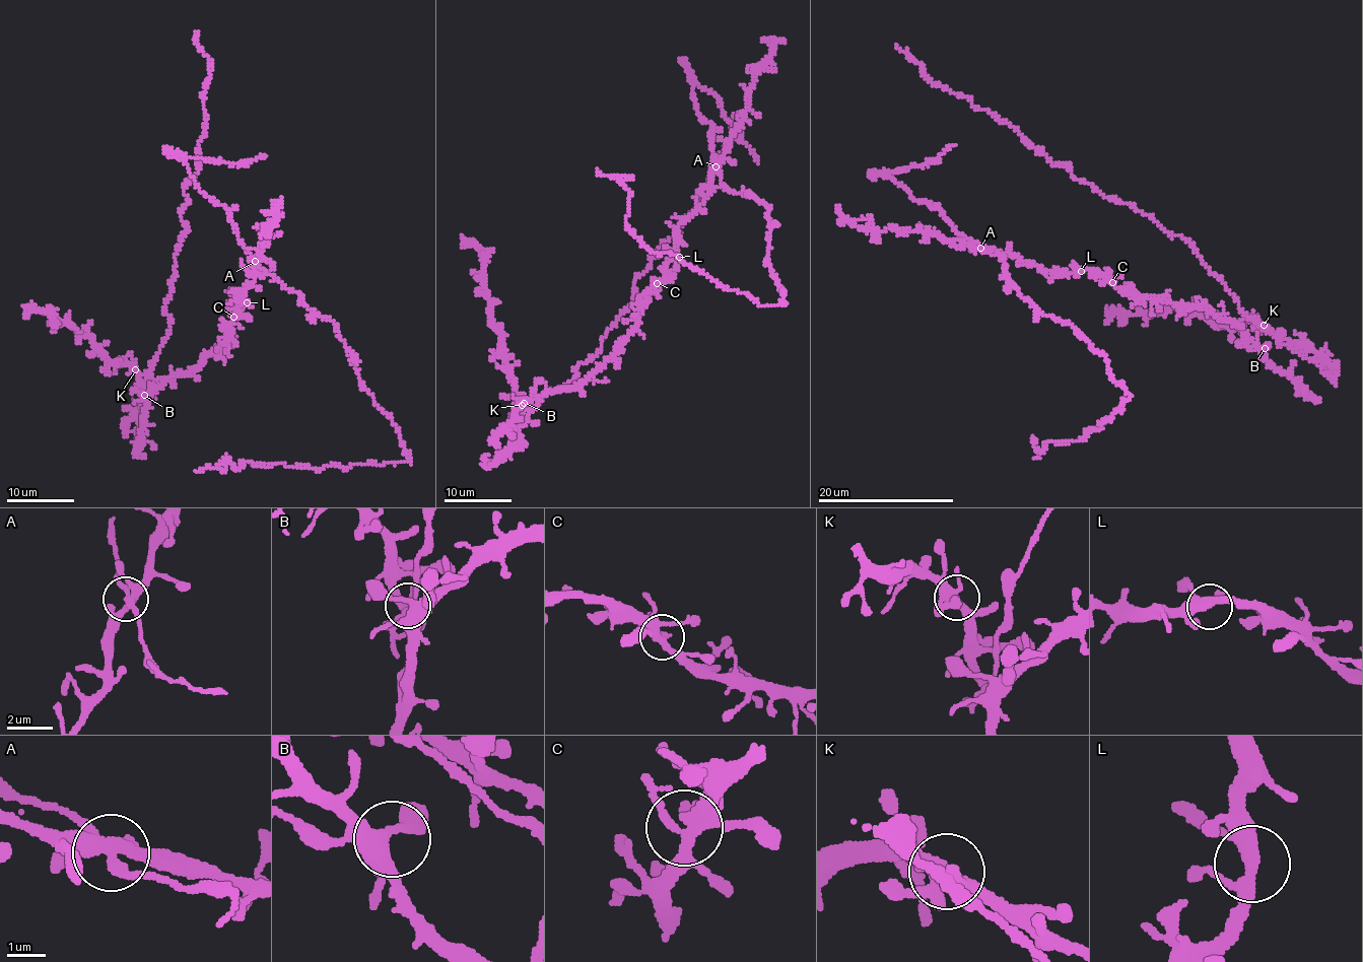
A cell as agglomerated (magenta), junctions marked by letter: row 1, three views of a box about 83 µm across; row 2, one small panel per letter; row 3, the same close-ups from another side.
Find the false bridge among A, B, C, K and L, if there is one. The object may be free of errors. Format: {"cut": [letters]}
{"cut": ["A"]}

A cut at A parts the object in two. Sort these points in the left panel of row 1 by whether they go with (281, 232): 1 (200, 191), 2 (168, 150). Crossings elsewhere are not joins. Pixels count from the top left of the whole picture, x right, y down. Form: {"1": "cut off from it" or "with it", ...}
{"1": "cut off from it", "2": "cut off from it"}

